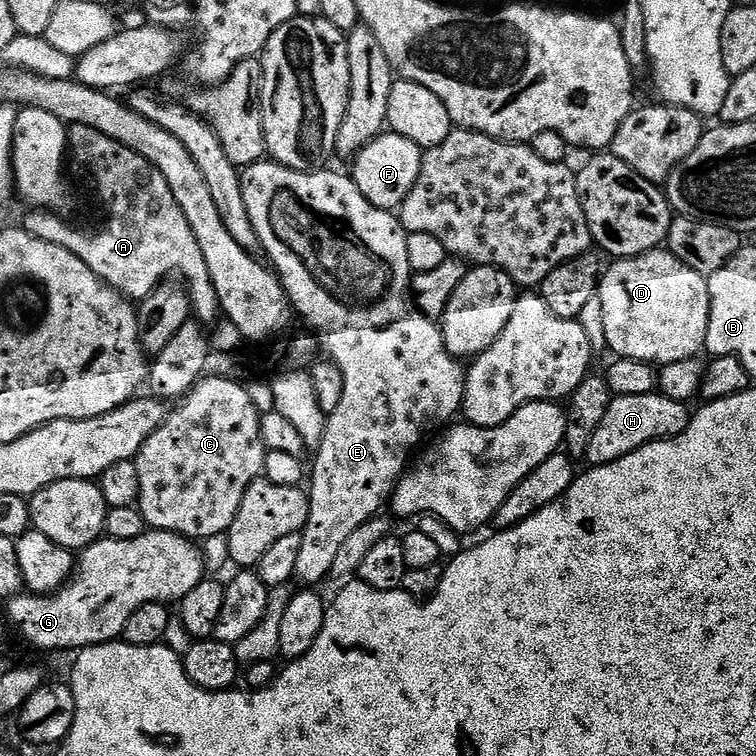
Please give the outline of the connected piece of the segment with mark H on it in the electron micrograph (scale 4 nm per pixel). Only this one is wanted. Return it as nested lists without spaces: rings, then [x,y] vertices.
[[[663,394],[651,396],[616,396],[608,407],[608,413],[600,429],[592,435],[590,457],[593,465],[600,466],[623,461],[638,452],[657,444],[659,440],[675,440],[684,435],[689,423],[684,417],[690,414],[687,403],[672,400]]]

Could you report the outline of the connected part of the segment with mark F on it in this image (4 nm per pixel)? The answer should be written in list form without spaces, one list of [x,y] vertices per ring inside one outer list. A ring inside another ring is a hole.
[[[391,130],[385,131],[369,142],[354,157],[354,179],[358,190],[376,208],[396,210],[414,190],[424,165],[424,152],[410,138],[402,138]]]

